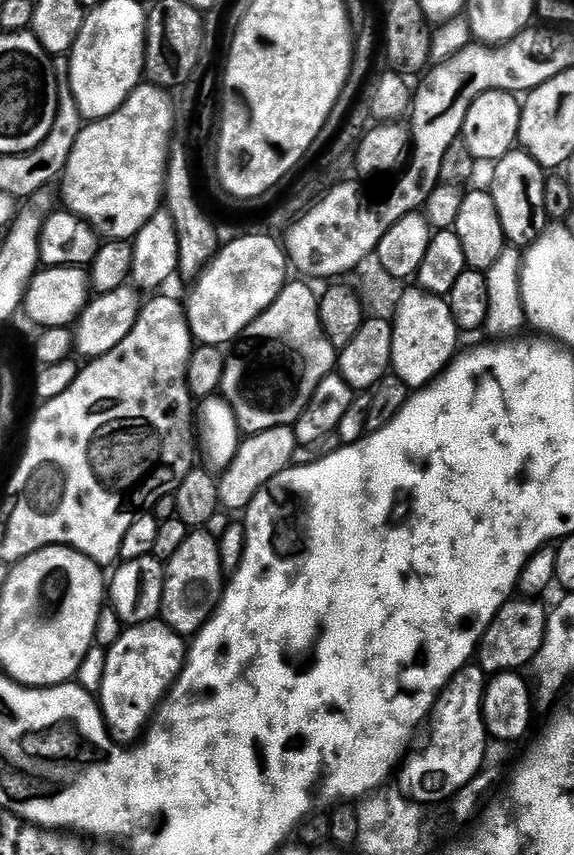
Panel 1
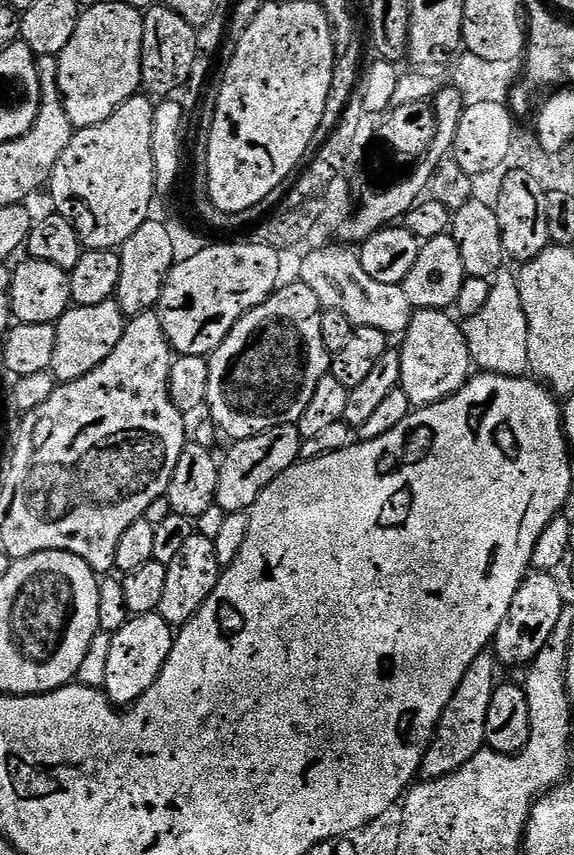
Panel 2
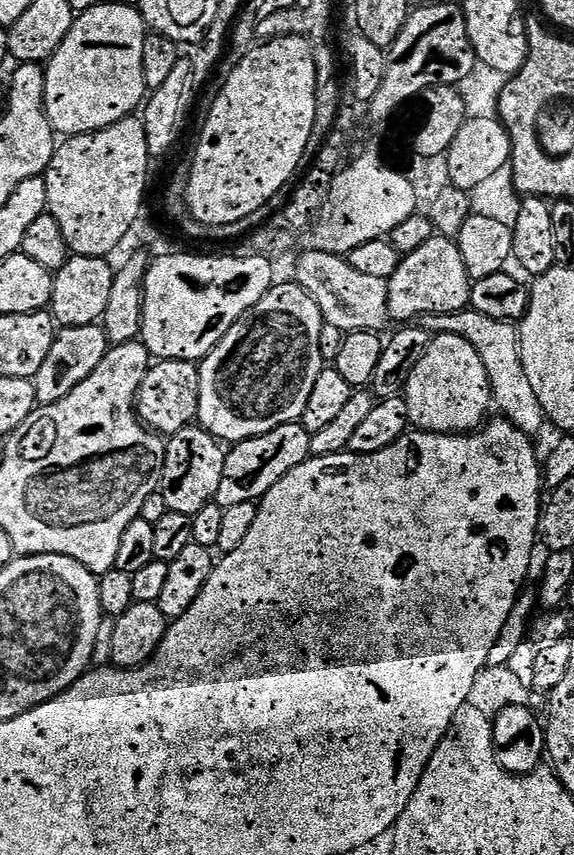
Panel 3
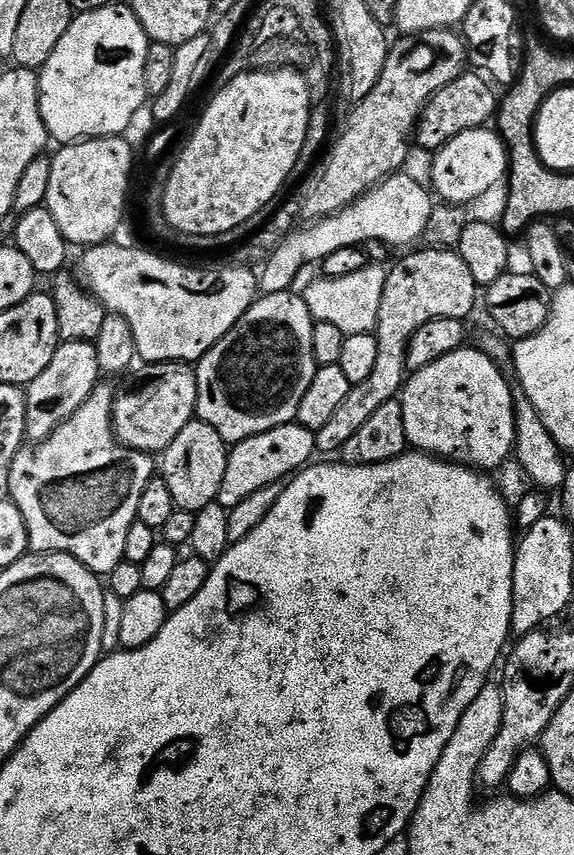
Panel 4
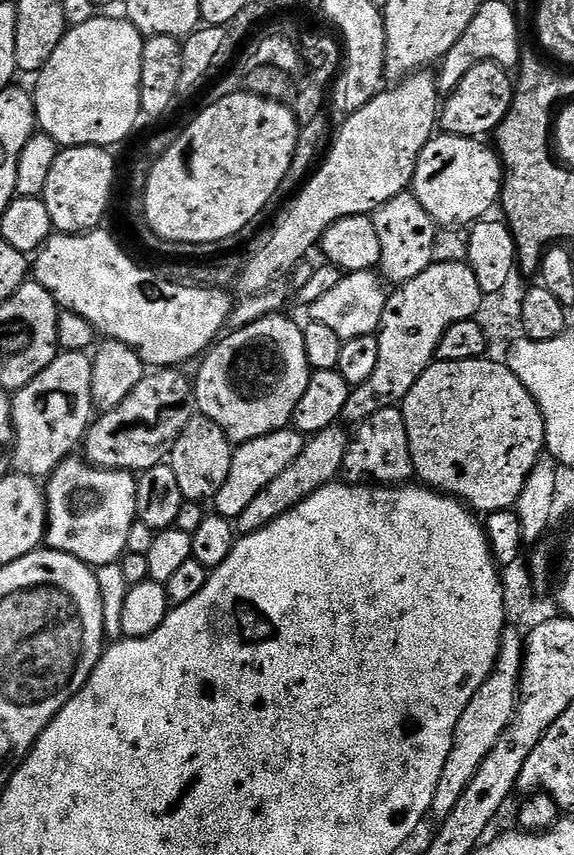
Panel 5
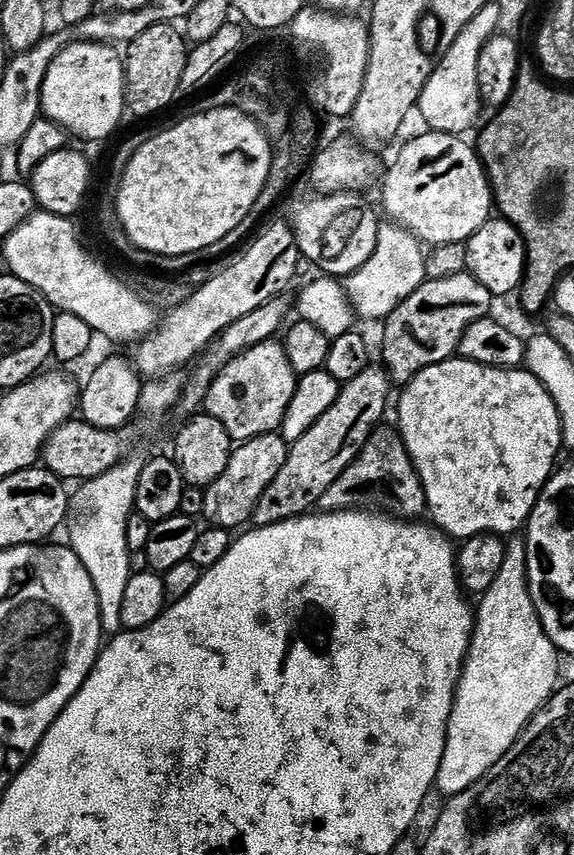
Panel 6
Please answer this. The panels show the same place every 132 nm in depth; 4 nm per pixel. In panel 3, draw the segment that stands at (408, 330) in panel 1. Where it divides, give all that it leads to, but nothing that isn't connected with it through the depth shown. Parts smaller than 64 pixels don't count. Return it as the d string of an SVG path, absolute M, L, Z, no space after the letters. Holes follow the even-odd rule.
M453 332L433 335L426 354L403 381L402 395L410 406L412 424L421 432L471 434L494 408L492 383L478 350L465 336Z

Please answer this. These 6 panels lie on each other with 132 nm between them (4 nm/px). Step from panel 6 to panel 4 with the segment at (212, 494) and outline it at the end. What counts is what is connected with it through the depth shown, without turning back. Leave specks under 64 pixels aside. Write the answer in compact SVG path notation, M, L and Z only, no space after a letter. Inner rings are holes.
M295 422L266 430L262 434L254 434L229 451L226 478L222 478L218 502L231 510L238 506L238 502L242 502L242 498L250 498L254 490L262 490L301 471L316 455L316 433Z

